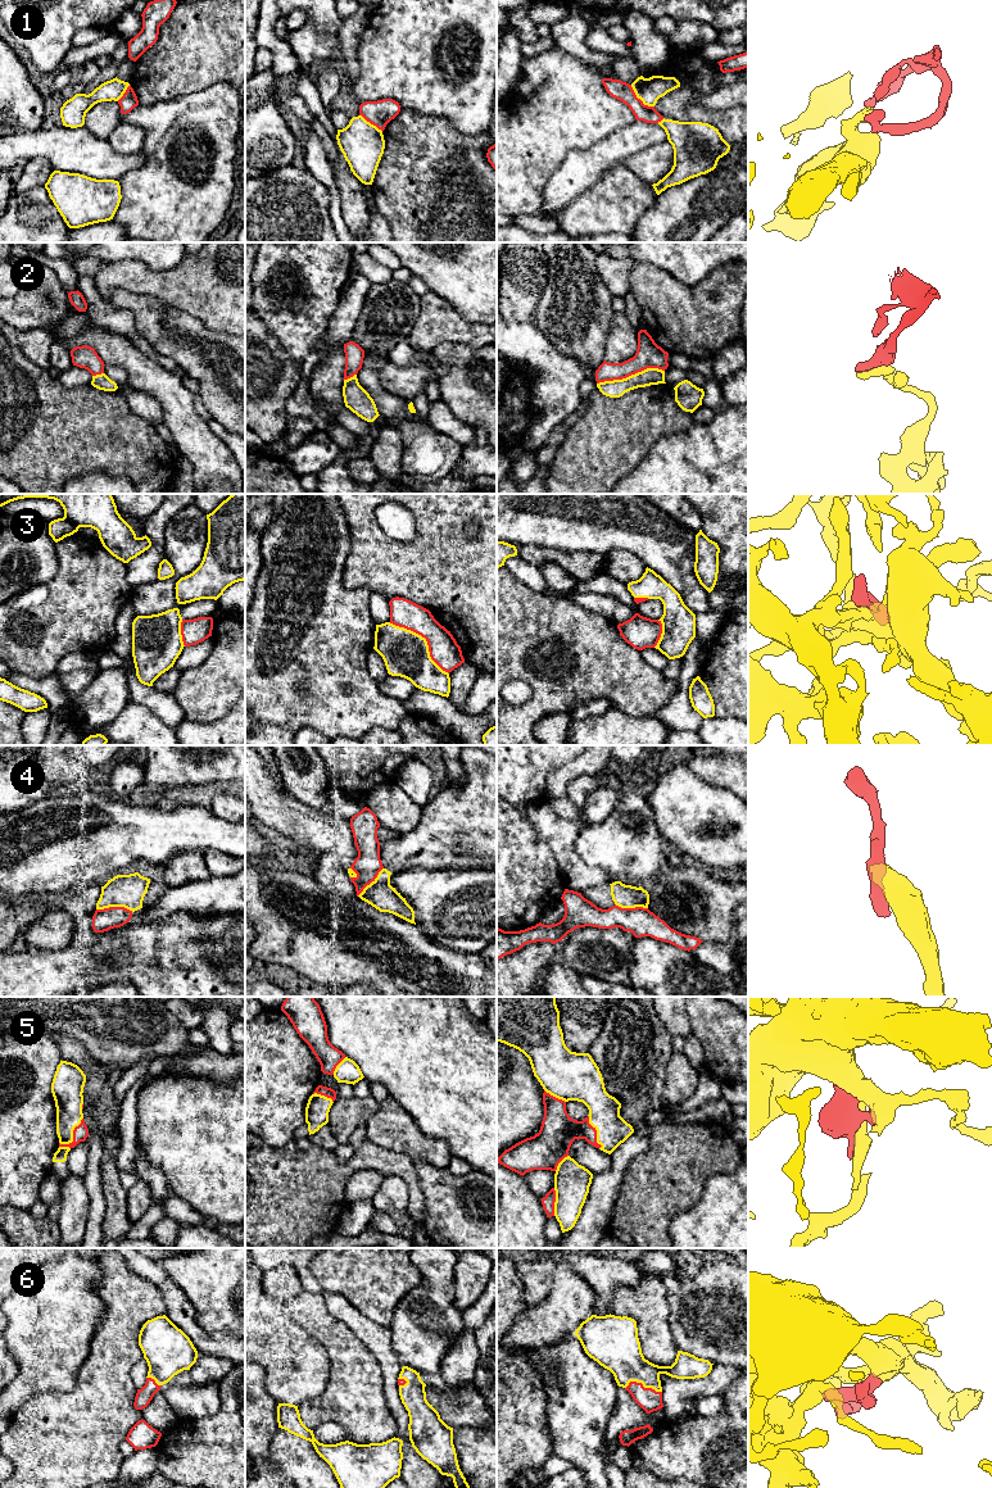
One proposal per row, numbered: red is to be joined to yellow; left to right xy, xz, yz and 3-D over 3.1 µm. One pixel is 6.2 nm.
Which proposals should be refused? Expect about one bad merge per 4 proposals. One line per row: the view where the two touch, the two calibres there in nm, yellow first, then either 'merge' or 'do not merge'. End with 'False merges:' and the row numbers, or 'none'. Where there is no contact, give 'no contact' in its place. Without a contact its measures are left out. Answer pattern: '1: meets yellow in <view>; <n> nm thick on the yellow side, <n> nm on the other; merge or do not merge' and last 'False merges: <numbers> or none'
1: meets yellow in yz; 160 nm thick on the yellow side, 120 nm on the other; merge
2: meets yellow in yz; 110 nm thick on the yellow side, 160 nm on the other; do not merge
3: meets yellow in xz; 280 nm thick on the yellow side, 190 nm on the other; merge
4: meets yellow in xy; 200 nm thick on the yellow side, 140 nm on the other; do not merge
5: meets yellow in xy; 180 nm thick on the yellow side, 90 nm on the other; merge
6: meets yellow in yz; 260 nm thick on the yellow side, 140 nm on the other; merge
False merges: 2, 4

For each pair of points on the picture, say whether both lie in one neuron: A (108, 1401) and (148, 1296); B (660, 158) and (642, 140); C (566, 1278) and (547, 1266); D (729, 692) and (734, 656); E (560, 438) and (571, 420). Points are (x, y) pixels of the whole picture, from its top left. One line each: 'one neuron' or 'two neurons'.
A: one neuron
B: two neurons
C: two neurons
D: one neuron
E: one neuron

